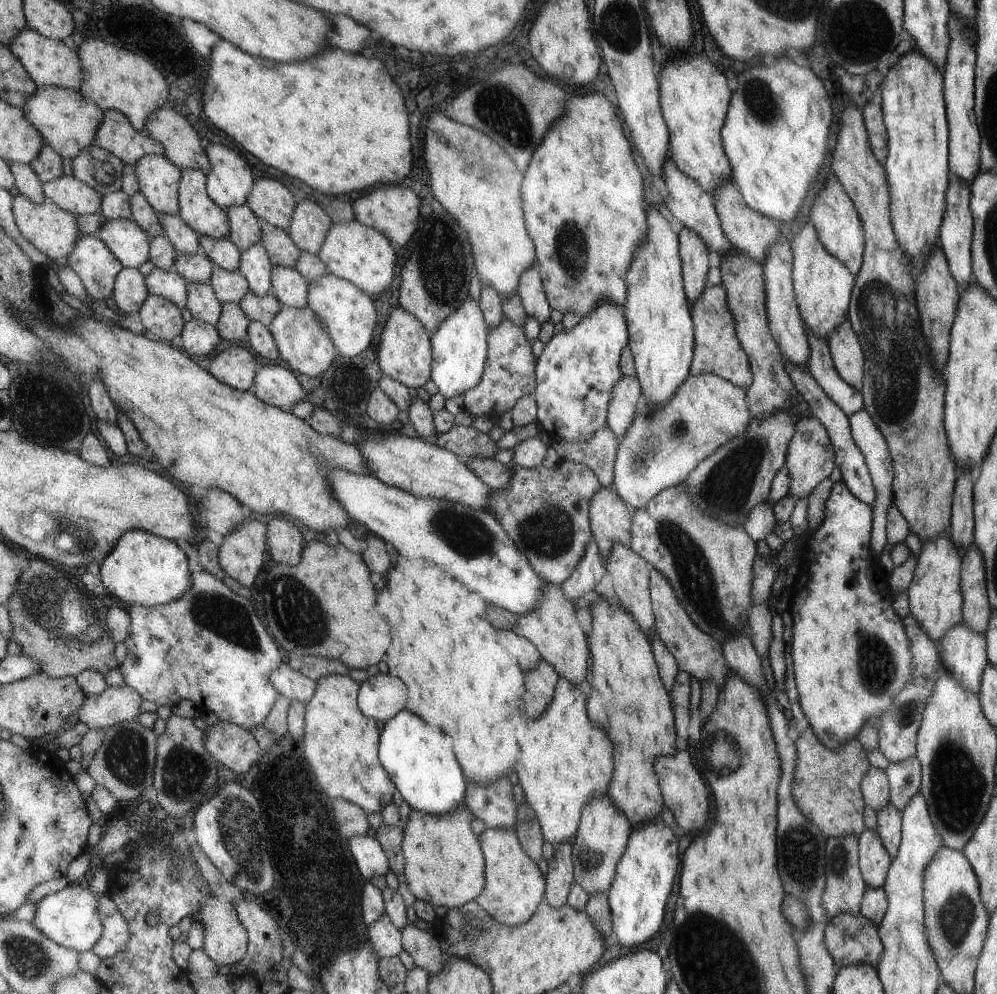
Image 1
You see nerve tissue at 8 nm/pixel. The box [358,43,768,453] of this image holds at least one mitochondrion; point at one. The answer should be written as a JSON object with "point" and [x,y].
{"point":[509,120]}

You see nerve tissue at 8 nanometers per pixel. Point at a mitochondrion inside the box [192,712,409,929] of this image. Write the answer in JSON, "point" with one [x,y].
{"point":[237,837]}

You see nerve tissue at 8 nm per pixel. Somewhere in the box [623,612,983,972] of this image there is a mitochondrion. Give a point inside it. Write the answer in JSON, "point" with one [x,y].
{"point":[803,848]}

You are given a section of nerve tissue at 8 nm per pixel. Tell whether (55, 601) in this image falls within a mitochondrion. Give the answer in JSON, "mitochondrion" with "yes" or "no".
{"mitochondrion":"yes"}

